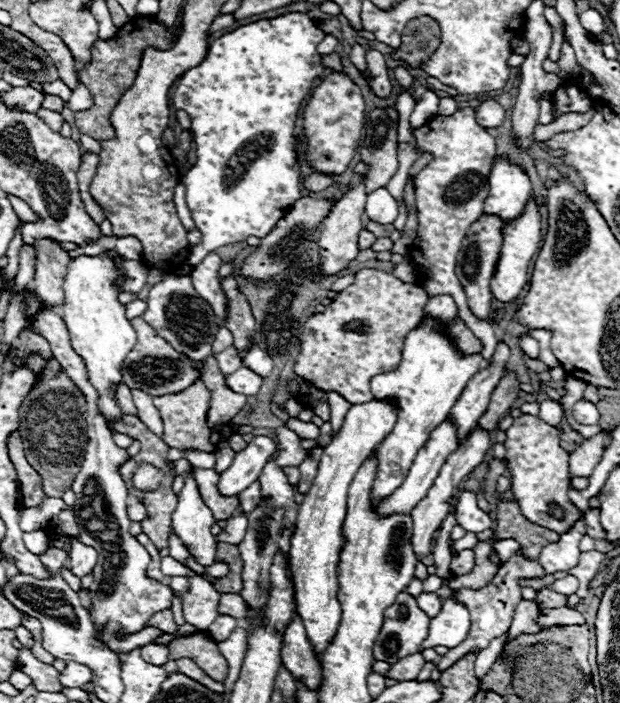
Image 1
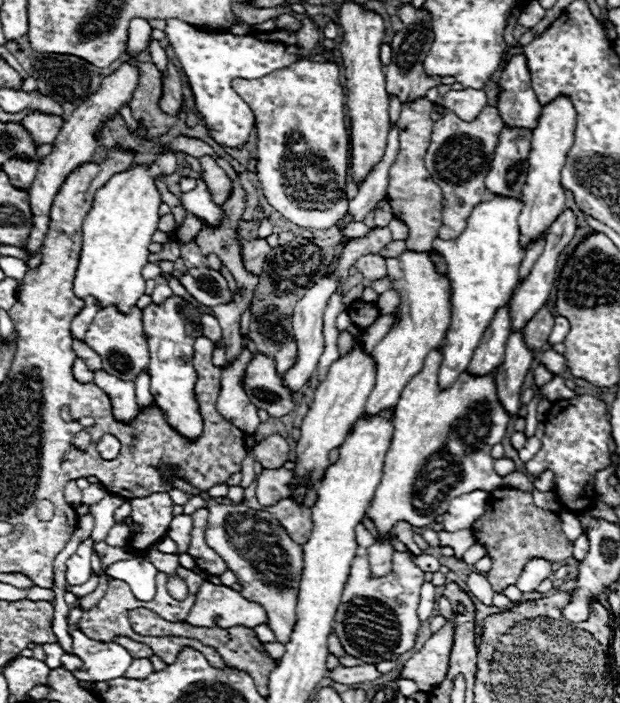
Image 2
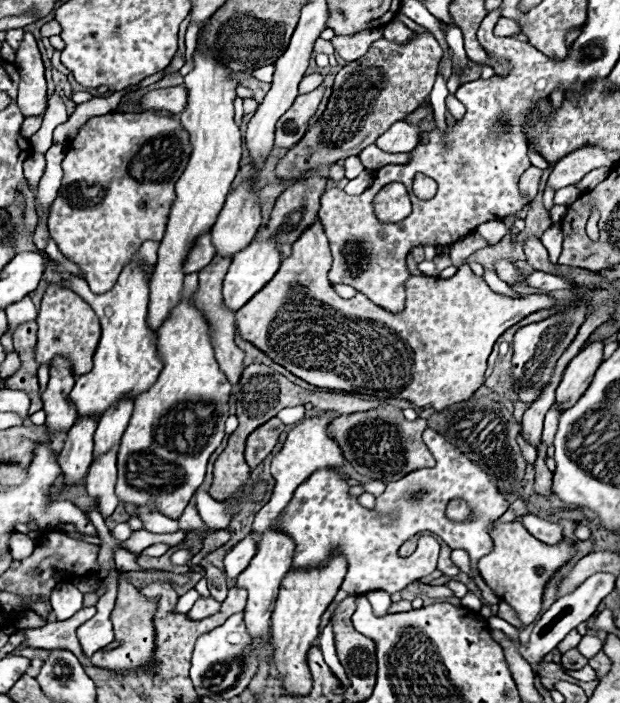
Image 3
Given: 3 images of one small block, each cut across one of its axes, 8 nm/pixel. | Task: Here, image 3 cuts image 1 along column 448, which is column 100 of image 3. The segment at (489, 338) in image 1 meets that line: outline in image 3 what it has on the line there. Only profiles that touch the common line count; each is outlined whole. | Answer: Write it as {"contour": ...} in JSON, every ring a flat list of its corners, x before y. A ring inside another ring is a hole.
{"contour":[[112,110,102,116,92,116,82,124,76,138,68,142,68,150,62,160,64,178,50,208,48,228,60,252,84,272,94,294,104,294,116,284,122,268,138,252,142,240,160,240,164,236,170,206,176,198,174,186,182,176,182,170,186,170,190,154,190,136,182,128,180,120,160,116,156,112,136,114]]}

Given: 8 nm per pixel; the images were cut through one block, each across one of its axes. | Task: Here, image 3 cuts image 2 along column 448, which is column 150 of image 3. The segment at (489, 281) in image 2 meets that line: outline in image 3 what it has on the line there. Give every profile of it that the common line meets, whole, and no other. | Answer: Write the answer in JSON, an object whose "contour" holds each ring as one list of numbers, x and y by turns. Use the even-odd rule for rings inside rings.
{"contour":[[144,240,138,248,138,254,130,260,130,264,122,270,116,286,106,294,94,296,90,300,90,290,82,278,72,278,72,290,80,294,98,314,102,324,100,344,94,354,94,368,92,372,78,376,76,386,72,390,72,402,78,410,78,416,86,414,102,414,106,412,116,400,124,394,138,396,156,382,158,374,162,372,162,360,158,358,156,348,156,330,148,328,148,302,150,302,150,278,156,266,156,252,158,242]]}

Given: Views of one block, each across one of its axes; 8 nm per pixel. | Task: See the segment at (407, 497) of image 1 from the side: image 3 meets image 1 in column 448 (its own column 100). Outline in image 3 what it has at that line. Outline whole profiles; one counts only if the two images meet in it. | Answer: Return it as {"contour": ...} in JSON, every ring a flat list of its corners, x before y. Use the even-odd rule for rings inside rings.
{"contour":[[122,398,122,402,116,402,106,414,100,416,100,424,94,434,94,458,120,444,120,438,132,416,132,408,134,398]]}

